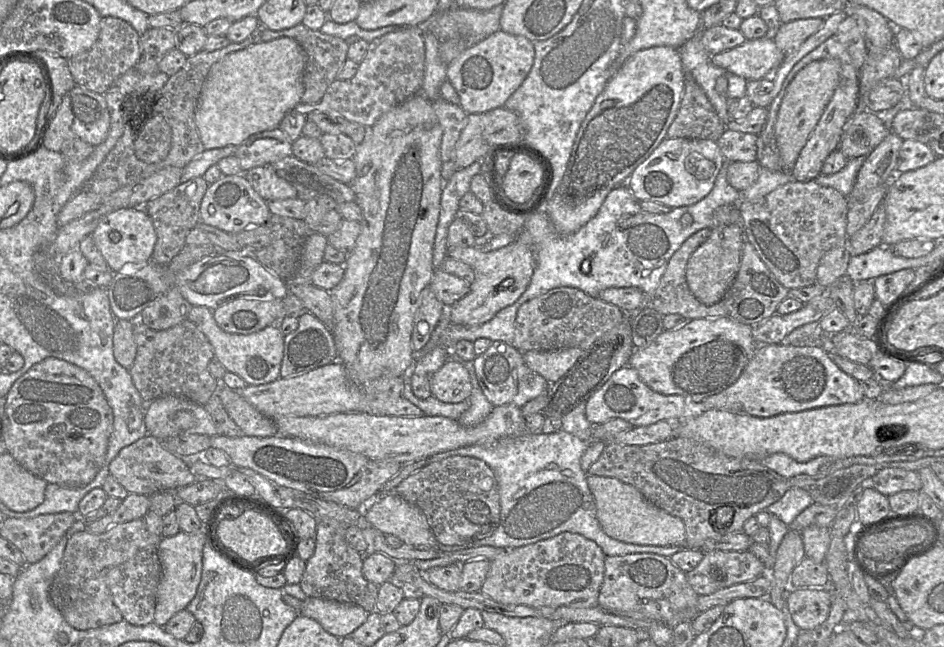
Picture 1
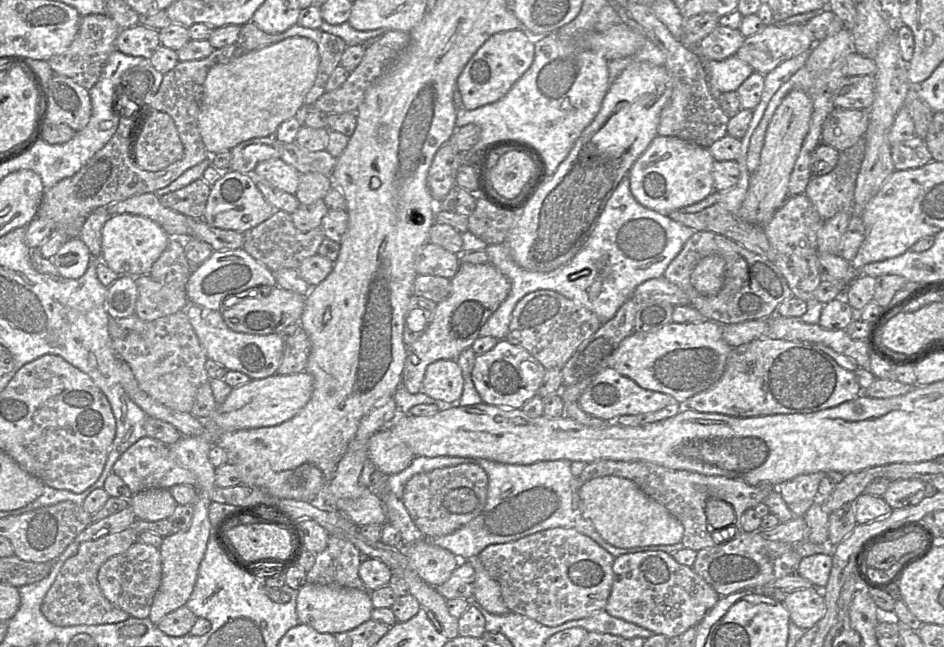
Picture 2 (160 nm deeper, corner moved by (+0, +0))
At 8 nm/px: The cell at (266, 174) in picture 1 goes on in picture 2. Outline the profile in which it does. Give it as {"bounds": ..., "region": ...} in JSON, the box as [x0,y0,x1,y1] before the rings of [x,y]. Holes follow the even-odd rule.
{"bounds":[254,158,301,194],"region":[[[281,158],[262,161],[257,164],[254,171],[272,186],[284,192],[296,194],[301,174]]]}

